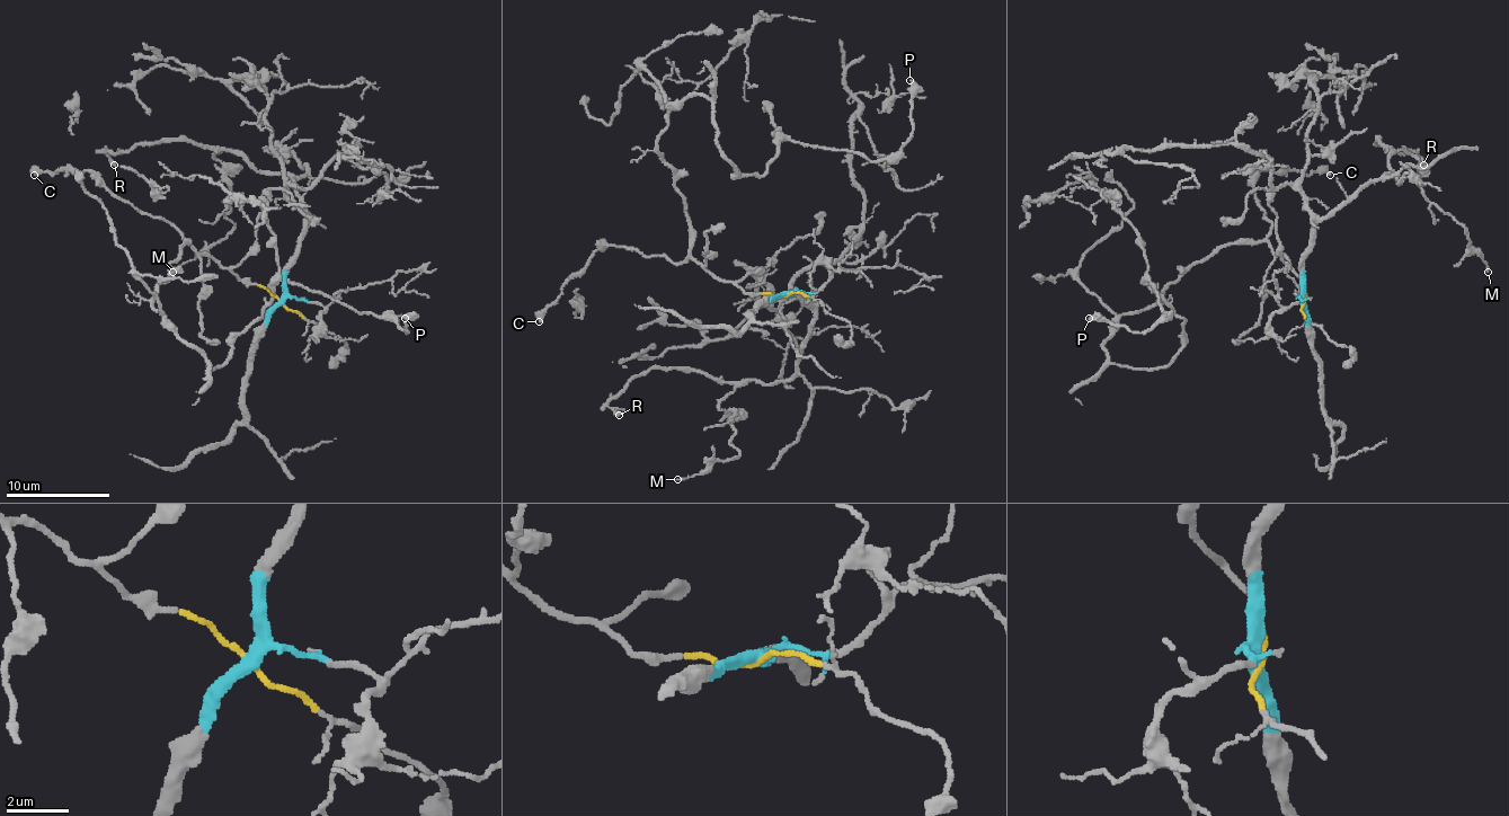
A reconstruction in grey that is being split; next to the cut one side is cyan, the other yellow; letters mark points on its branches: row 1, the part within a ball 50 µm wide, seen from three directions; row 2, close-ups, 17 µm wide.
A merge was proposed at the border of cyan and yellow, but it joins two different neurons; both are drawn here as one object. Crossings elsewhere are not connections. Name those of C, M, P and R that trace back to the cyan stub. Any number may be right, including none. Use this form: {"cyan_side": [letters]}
{"cyan_side": ["M", "R"]}

